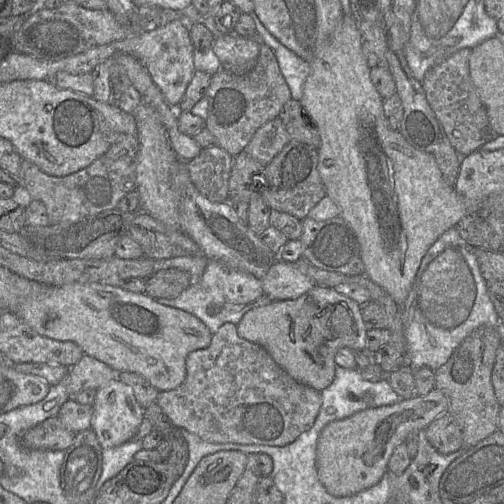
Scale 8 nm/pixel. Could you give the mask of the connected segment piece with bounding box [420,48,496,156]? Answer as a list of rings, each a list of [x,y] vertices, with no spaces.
[[[464,48],[452,54],[432,67],[420,82],[436,119],[456,152],[461,156],[479,150],[496,136],[490,126],[486,108],[470,77],[470,53],[471,49]]]

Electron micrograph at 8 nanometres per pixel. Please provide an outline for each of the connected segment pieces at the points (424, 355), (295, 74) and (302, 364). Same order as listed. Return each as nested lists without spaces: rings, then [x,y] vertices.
[[[455,227],[447,229],[427,250],[400,309],[407,362],[412,368],[428,367],[434,371],[446,363],[454,349],[475,329],[480,326],[498,326],[501,322],[489,297],[487,281],[480,272],[474,247],[461,238]]]
[[[254,11],[250,12],[249,15],[253,19],[257,32],[261,35],[264,43],[273,50],[292,98],[300,101],[304,83],[310,73],[310,64],[279,42],[262,24]]]
[[[315,286],[297,299],[272,301],[267,305],[256,307],[248,311],[237,324],[237,334],[241,338],[258,344],[264,348],[270,354],[273,360],[294,380],[315,390],[322,391],[323,389],[327,388],[334,380],[336,370],[335,355],[337,351],[344,347],[350,348],[351,350],[362,350],[362,336],[358,336],[356,331],[357,326],[361,324],[361,308],[362,306],[360,306],[357,302],[336,292],[333,288]]]

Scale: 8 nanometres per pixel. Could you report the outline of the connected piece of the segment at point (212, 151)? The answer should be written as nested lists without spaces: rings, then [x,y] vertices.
[[[215,145],[202,148],[199,155],[186,161],[190,179],[196,189],[211,202],[228,201],[228,185],[233,158]]]

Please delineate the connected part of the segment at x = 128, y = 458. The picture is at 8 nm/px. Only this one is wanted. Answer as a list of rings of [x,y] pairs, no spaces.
[[[127,441],[120,446],[103,449],[102,472],[96,484],[96,494],[107,480],[133,461],[134,455],[142,449],[144,448],[141,441]]]

